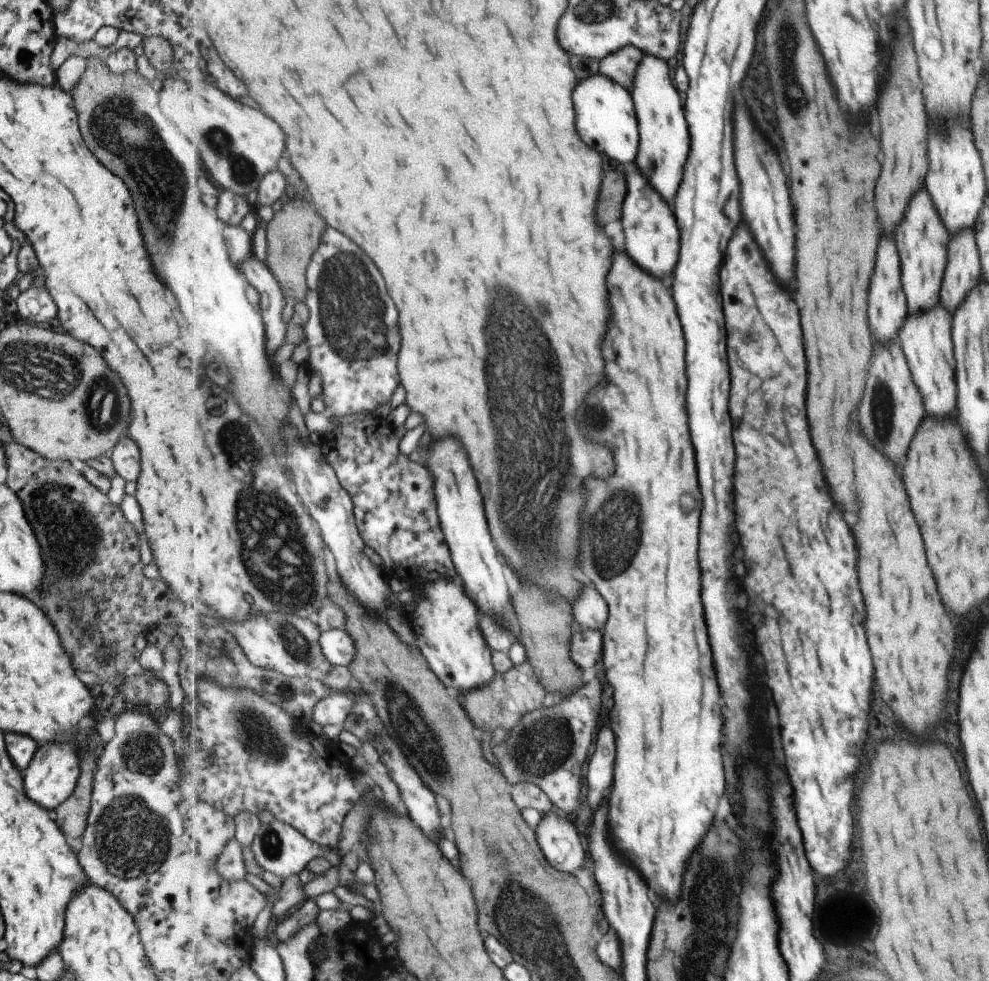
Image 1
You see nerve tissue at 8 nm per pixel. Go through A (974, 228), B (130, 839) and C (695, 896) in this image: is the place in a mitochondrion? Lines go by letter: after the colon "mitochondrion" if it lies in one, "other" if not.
A: other
B: mitochondrion
C: mitochondrion

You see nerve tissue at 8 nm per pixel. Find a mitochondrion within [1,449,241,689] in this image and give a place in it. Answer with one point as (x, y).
(73, 533)

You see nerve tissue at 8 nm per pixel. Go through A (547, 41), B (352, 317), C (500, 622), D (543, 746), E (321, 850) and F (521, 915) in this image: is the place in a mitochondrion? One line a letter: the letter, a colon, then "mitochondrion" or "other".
A: other
B: mitochondrion
C: other
D: mitochondrion
E: other
F: mitochondrion

